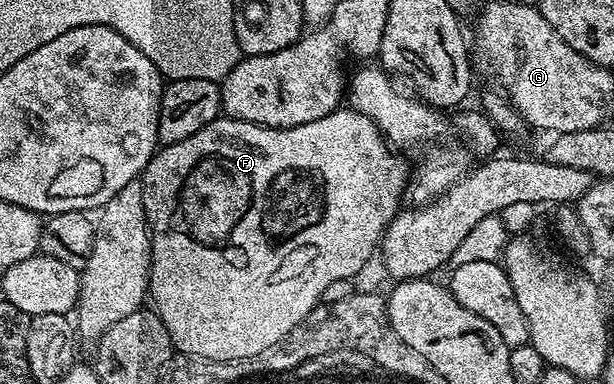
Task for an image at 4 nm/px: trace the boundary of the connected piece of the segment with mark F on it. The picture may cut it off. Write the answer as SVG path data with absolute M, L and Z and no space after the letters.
M352 108L332 110L319 120L311 120L311 124L299 124L295 128L267 128L218 116L211 124L199 128L195 136L187 136L187 140L179 140L170 146L162 145L146 164L145 172L139 179L139 189L151 235L151 302L171 336L174 351L203 356L216 362L259 356L267 352L267 348L279 344L279 340L283 340L295 324L305 319L307 312L315 309L327 284L354 278L359 268L363 268L363 264L378 253L381 236L389 227L389 221L402 209L401 197L407 194L411 174L409 178L408 164L396 153L400 154L387 141L377 123Z

